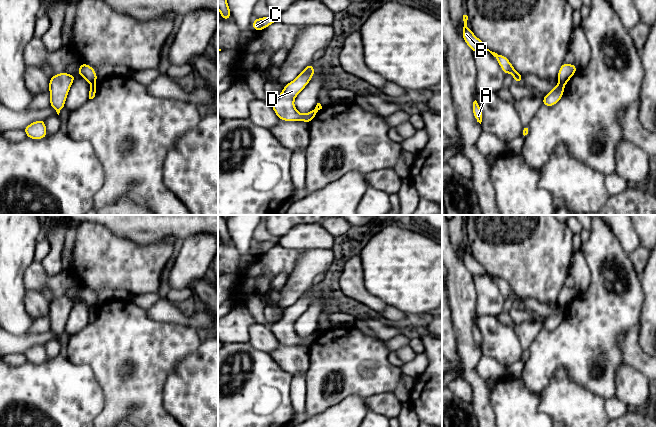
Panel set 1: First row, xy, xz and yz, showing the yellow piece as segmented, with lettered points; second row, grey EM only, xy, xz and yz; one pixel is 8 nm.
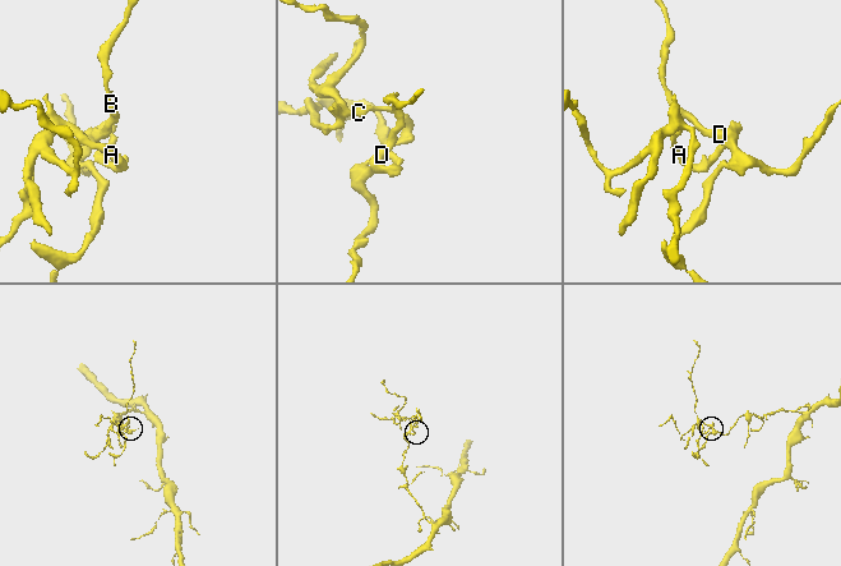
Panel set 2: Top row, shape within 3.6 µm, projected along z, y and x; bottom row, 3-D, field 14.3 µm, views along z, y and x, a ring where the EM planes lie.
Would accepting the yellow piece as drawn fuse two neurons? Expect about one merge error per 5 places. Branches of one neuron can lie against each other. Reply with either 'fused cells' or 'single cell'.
fused cells

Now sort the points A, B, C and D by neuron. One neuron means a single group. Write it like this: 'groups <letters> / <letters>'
groups A C / B D

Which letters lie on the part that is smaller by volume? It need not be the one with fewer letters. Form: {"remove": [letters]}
{"remove": ["A", "C"]}

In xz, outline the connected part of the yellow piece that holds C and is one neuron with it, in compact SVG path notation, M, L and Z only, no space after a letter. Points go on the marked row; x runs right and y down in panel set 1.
M262 17L262 18L254 19L252 27L255 31L260 31L267 28L276 21L277 21L276 19L271 17Z

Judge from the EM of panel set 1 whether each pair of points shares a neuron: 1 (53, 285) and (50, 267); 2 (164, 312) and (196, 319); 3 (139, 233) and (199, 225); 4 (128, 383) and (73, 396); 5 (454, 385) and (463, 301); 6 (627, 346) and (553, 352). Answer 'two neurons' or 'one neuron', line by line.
1: two neurons
2: one neuron
3: one neuron
4: two neurons
5: two neurons
6: two neurons

